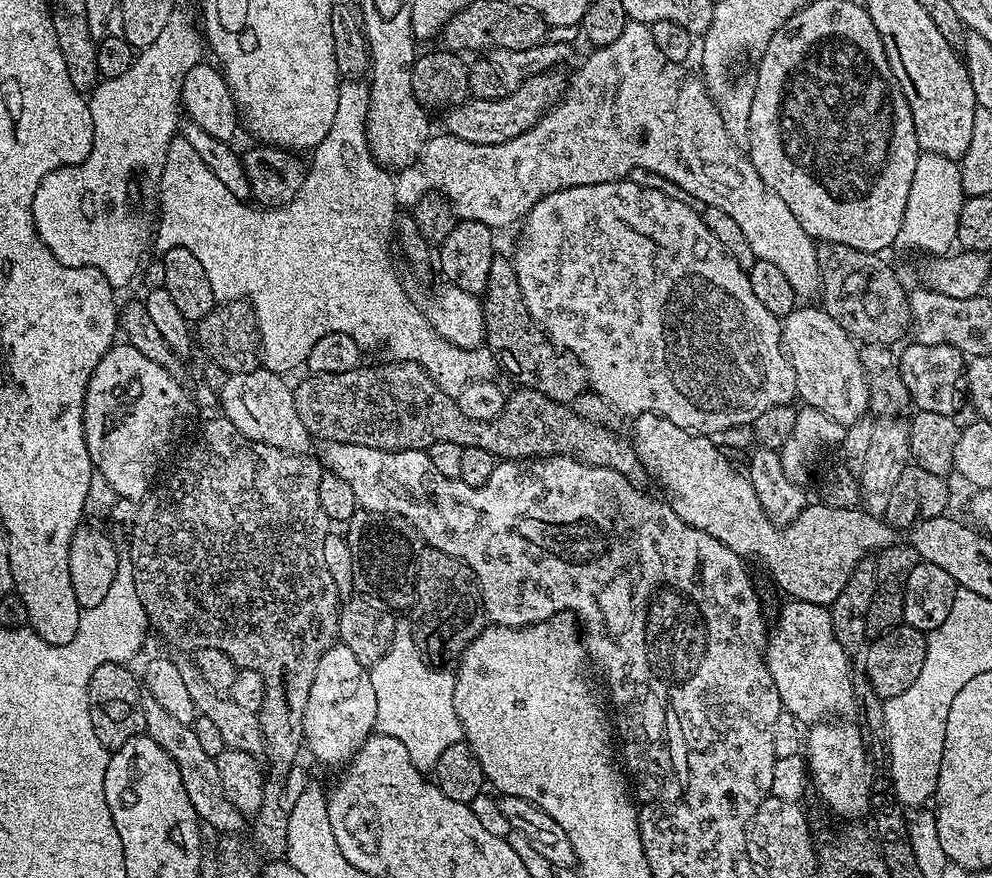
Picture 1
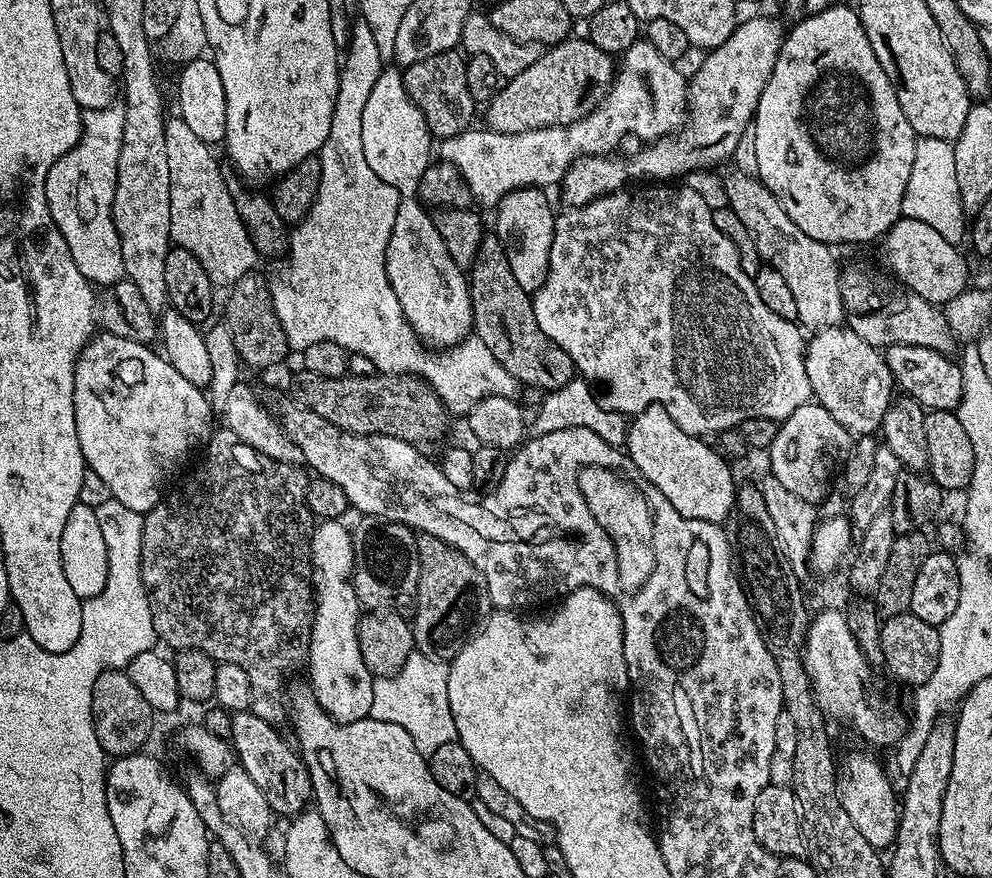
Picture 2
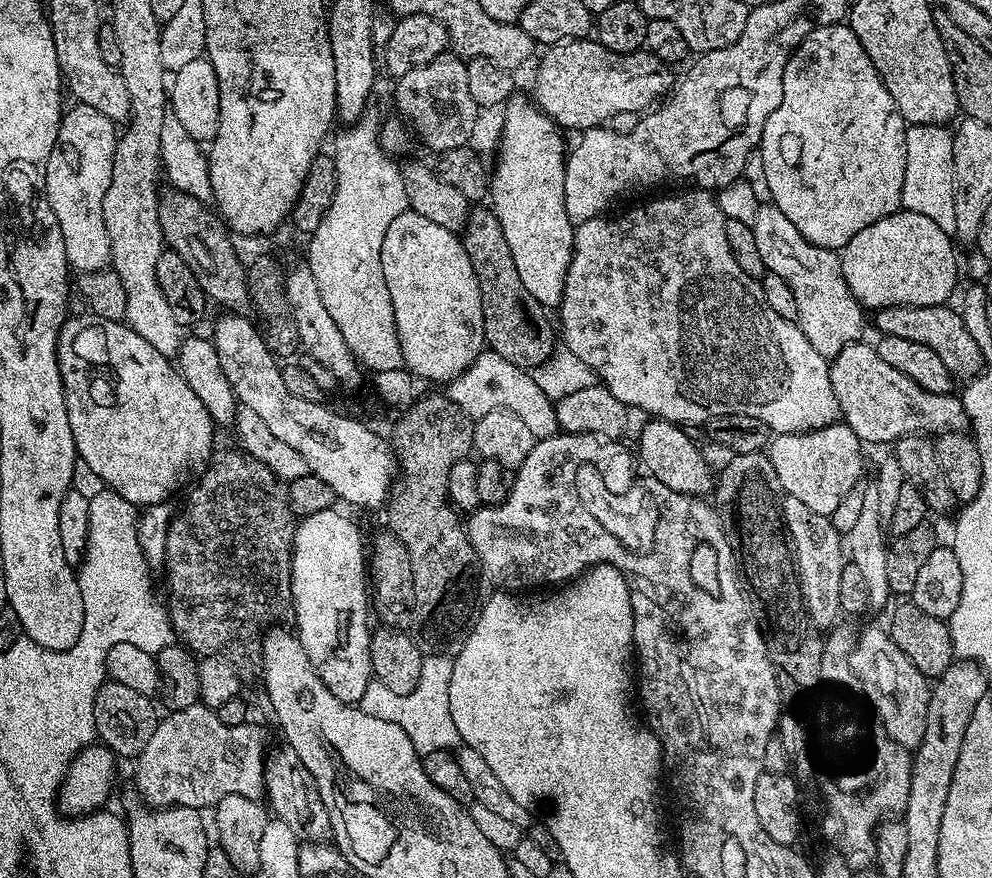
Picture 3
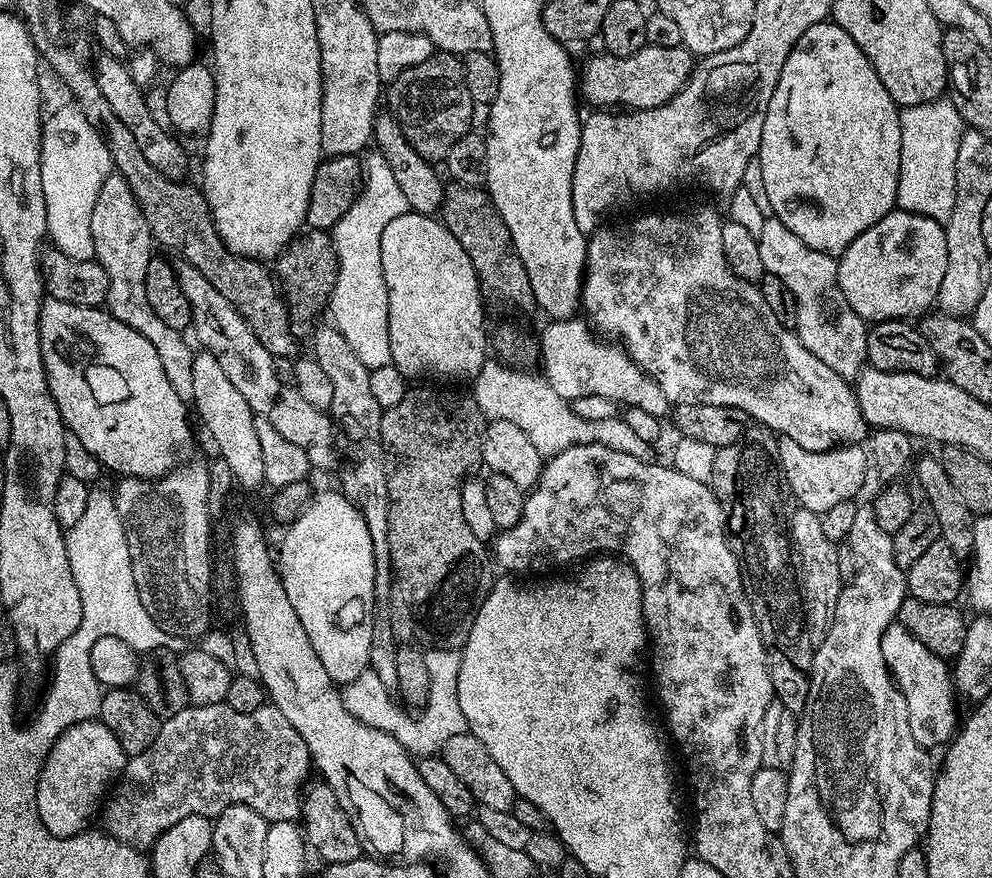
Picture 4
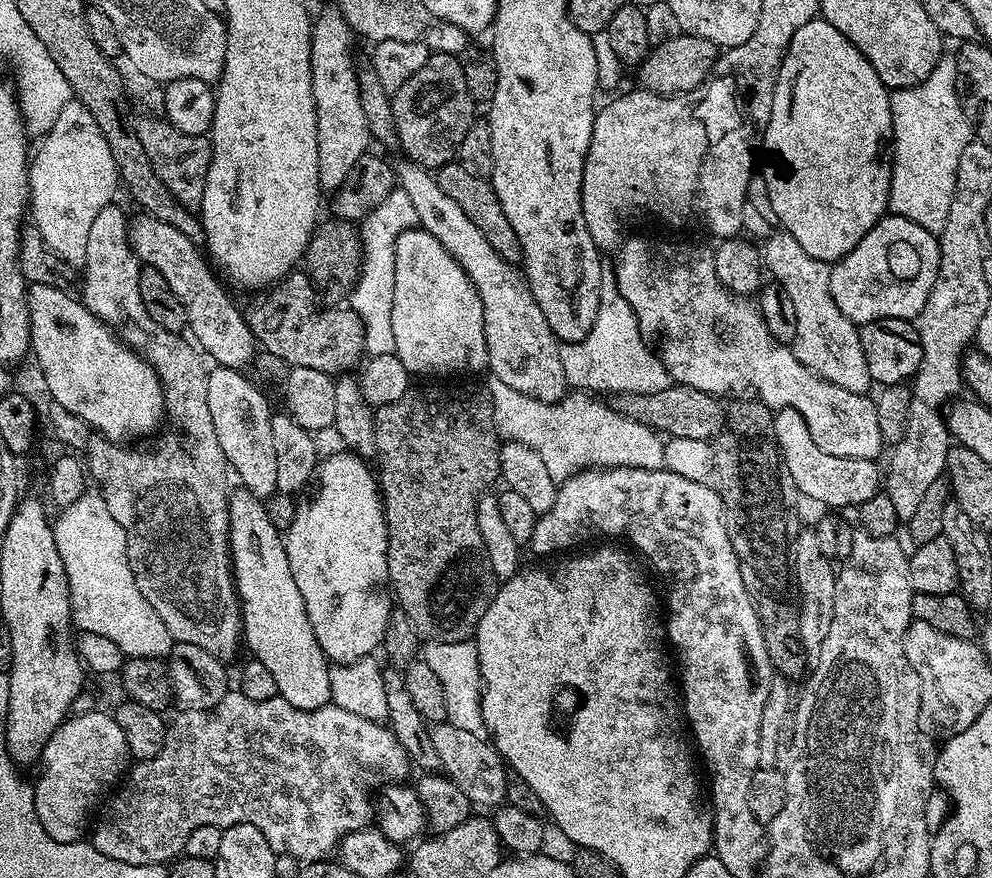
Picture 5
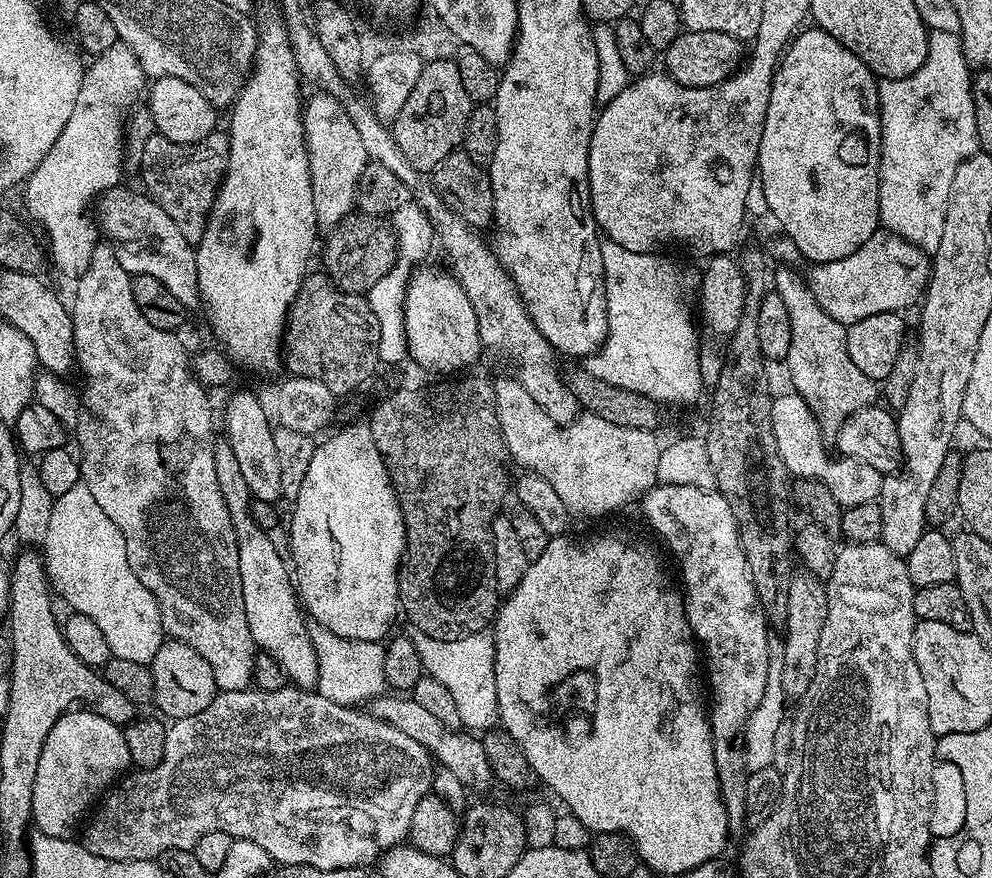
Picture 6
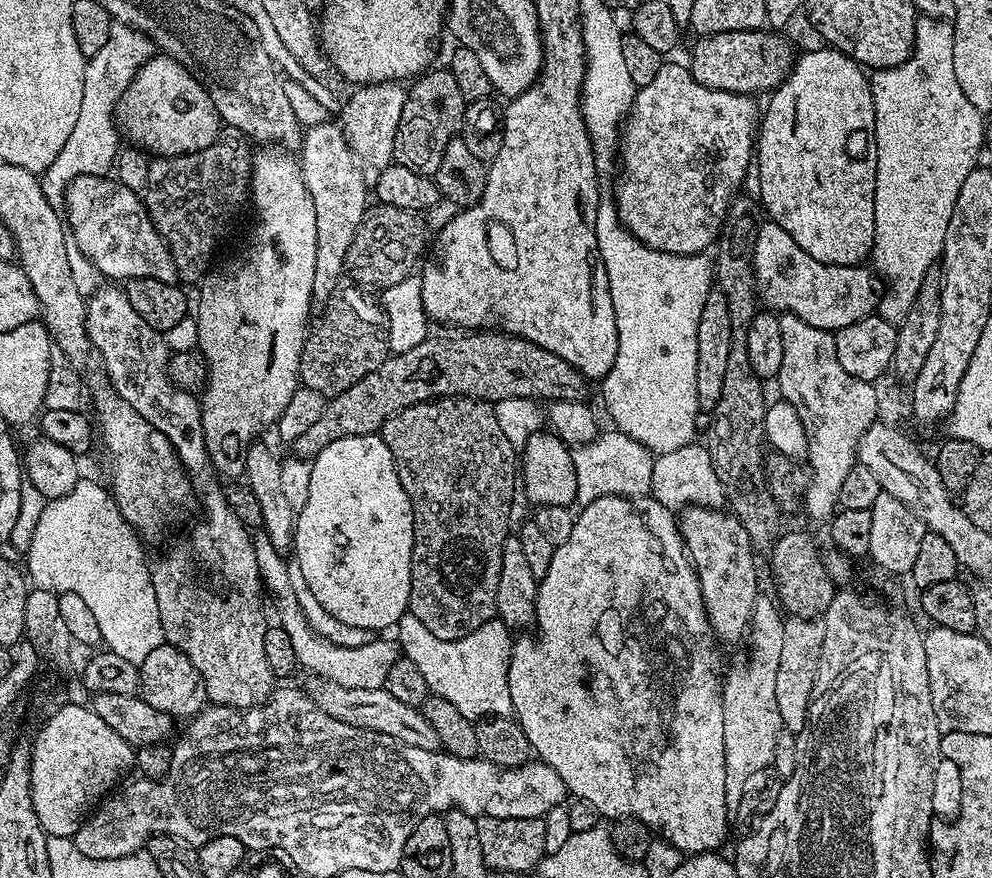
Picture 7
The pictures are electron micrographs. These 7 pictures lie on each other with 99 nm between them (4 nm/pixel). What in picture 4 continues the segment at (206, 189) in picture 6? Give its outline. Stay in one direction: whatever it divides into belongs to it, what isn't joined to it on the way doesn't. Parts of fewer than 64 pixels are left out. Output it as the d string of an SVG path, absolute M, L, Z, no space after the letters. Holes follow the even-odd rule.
M100 54L95 57L94 71L98 90L102 90L102 96L106 98L106 102L110 102L110 110L114 110L114 114L122 118L122 126L127 126L130 134L134 134L134 142L138 142L138 150L142 150L146 162L150 162L154 170L162 170L162 174L166 174L172 180L183 181L187 177L184 175L188 172L188 152L179 144L181 141L161 121L150 114L145 93L134 82L127 63Z

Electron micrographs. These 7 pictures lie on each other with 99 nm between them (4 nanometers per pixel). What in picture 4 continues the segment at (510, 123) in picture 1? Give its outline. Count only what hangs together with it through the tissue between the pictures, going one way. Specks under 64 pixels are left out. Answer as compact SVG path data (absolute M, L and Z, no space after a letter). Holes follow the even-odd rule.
M645 44L642 50L638 50L632 56L609 56L607 54L589 55L588 65L582 68L582 75L578 84L582 89L582 96L585 96L592 106L619 106L624 110L639 110L642 108L657 108L663 104L669 104L672 97L676 96L688 79L692 76L694 67L693 53L681 46L678 48L667 48L666 46L654 46Z

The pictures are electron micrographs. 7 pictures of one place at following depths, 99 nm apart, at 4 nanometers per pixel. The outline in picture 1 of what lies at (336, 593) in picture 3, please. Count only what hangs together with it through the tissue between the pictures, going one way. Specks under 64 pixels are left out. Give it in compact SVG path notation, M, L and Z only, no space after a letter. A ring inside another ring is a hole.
M333 643L322 654L322 662L318 662L318 671L314 673L314 686L310 686L304 719L304 742L318 763L347 765L356 749L373 735L378 714L375 689L372 672L344 644Z

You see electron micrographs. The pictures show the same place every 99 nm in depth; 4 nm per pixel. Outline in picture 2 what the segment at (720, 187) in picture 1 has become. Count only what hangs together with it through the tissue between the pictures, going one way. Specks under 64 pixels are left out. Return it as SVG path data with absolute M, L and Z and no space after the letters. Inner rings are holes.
M639 39L631 44L619 57L618 67L614 72L612 87L604 96L604 101L590 114L581 120L574 121L561 128L540 128L536 132L523 132L522 134L502 134L494 132L487 127L469 127L468 131L457 136L445 136L439 141L438 156L446 164L453 164L460 171L466 186L470 190L473 201L478 205L499 204L503 196L516 188L547 189L547 184L559 185L563 181L568 167L579 160L581 156L607 156L620 140L623 132L644 140L640 142L655 142L662 136L675 133L684 127L688 110L688 80L679 72L673 61L662 58L654 46L646 39ZM732 174L732 177L724 184L724 192L728 195L727 207L732 208L734 214L738 214L738 219L742 221L742 226L746 226L746 230L750 230L750 238L754 238L754 246L758 246L761 261L767 267L778 270L778 274L782 274L786 286L794 294L794 303L798 306L796 320L805 329L812 328L811 330L841 327L845 323L844 303L840 289L842 268L841 265L836 265L836 256L832 253L835 251L829 245L810 238L810 234L802 234L802 230L798 230L798 226L794 226L794 222L790 222L790 214L786 214L786 210L778 202L778 198L774 198L771 190L765 184L761 184L757 177Z

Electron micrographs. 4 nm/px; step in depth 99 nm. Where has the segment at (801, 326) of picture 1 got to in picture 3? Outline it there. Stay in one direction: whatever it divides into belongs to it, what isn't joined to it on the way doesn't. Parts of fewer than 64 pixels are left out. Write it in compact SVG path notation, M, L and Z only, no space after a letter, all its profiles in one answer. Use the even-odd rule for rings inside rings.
M864 343L845 346L838 355L831 357L828 369L843 423L858 434L860 441L892 444L901 436L964 432L969 427L970 421L959 395L930 394L930 390L918 386L918 382L882 362L871 343Z

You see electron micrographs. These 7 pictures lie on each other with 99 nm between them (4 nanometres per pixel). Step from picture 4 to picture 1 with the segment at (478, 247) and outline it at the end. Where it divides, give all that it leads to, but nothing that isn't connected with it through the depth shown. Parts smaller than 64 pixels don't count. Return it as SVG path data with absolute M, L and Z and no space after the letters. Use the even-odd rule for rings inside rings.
M496 254L490 265L490 274L486 281L486 286L482 293L482 303L484 306L484 338L486 347L491 350L496 358L496 363L501 369L504 368L517 381L521 388L538 390L538 394L546 394L559 404L575 405L580 396L589 391L588 371L578 362L574 354L556 347L547 336L544 335L543 328L532 323L530 310L526 310L526 302L522 298L522 286L518 282L516 265L511 259L508 260L502 254Z

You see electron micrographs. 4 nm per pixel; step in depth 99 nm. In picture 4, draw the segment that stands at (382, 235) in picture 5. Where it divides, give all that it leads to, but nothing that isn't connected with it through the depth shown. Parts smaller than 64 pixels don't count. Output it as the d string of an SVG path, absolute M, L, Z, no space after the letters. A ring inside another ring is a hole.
M372 150L362 160L362 191L356 201L346 210L346 214L331 229L332 242L336 246L336 281L330 301L330 313L334 319L334 327L345 336L346 342L353 347L358 354L358 359L369 369L386 366L392 363L390 350L390 330L388 329L388 294L386 282L382 270L382 234L394 218L398 218L404 212L409 211L406 197L398 182L394 179L394 173L390 166L386 166L386 158L382 154Z

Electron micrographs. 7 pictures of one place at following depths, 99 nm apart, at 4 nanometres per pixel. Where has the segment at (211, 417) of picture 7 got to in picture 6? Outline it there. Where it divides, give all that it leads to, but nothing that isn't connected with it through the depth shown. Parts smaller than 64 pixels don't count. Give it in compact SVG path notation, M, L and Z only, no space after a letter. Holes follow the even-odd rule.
M279 19L268 20L259 29L258 43L256 45L256 59L252 61L252 70L244 87L232 101L226 131L228 134L228 168L224 171L224 181L216 192L216 201L212 204L212 212L208 215L208 225L204 237L195 245L196 265L198 266L198 290L202 301L203 311L208 311L208 320L212 323L212 332L221 340L219 343L226 349L227 355L237 365L249 368L252 372L276 372L282 368L282 341L284 330L288 323L288 312L292 308L294 298L302 286L304 277L310 271L308 263L312 260L312 247L316 244L318 225L314 214L314 190L310 182L310 162L304 141L304 117L302 115L302 96L300 100L301 77L296 70L294 54L288 45L288 30ZM220 438L216 441L214 470L218 473L218 487L221 488L222 498L230 510L230 522L234 526L234 534L238 542L238 574L242 578L242 602L246 606L246 622L250 622L250 634L254 638L257 649L270 654L270 658L274 658L274 662L282 666L282 670L295 687L305 690L315 689L318 682L318 656L314 652L314 646L311 645L309 623L302 611L289 561L278 555L271 535L254 522L251 516L254 497L250 486L246 486L246 477L242 475L238 458L234 458L234 450L229 446L227 439Z

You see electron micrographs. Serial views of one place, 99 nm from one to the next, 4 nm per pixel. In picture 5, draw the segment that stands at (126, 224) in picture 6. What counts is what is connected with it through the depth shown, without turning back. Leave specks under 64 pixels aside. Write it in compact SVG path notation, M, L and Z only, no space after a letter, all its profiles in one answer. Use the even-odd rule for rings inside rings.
M147 214L139 215L131 217L128 237L130 246L141 265L158 270L158 274L166 278L170 290L174 290L174 294L178 297L178 302L186 306L188 327L194 330L198 342L202 342L205 353L209 357L212 355L219 367L247 369L247 364L249 367L258 355L256 338L250 330L248 321L244 319L243 311L239 307L236 309L235 302L220 285L221 277L213 271L202 252L200 257L200 252L192 241L195 239L189 233L170 226L170 222L162 222Z

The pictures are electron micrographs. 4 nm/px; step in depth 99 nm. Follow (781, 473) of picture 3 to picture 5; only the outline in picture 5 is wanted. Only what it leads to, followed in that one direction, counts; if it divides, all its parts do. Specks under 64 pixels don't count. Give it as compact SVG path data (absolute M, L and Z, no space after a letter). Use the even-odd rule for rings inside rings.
M792 408L779 409L772 421L776 441L784 455L784 465L790 478L794 478L801 497L809 496L828 508L856 510L862 502L866 502L866 498L874 498L881 491L882 468L877 461L838 458L834 454L826 454L826 450L818 450L818 446L814 446L814 438L810 438L807 428L802 426L800 415Z

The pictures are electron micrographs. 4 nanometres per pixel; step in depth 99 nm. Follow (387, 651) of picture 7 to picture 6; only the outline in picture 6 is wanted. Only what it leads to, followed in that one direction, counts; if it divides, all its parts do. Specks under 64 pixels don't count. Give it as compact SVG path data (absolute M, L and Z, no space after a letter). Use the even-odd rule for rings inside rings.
M315 622L309 623L308 633L318 656L315 689L320 696L339 705L357 707L360 702L370 702L385 693L385 647L379 641L340 638Z

